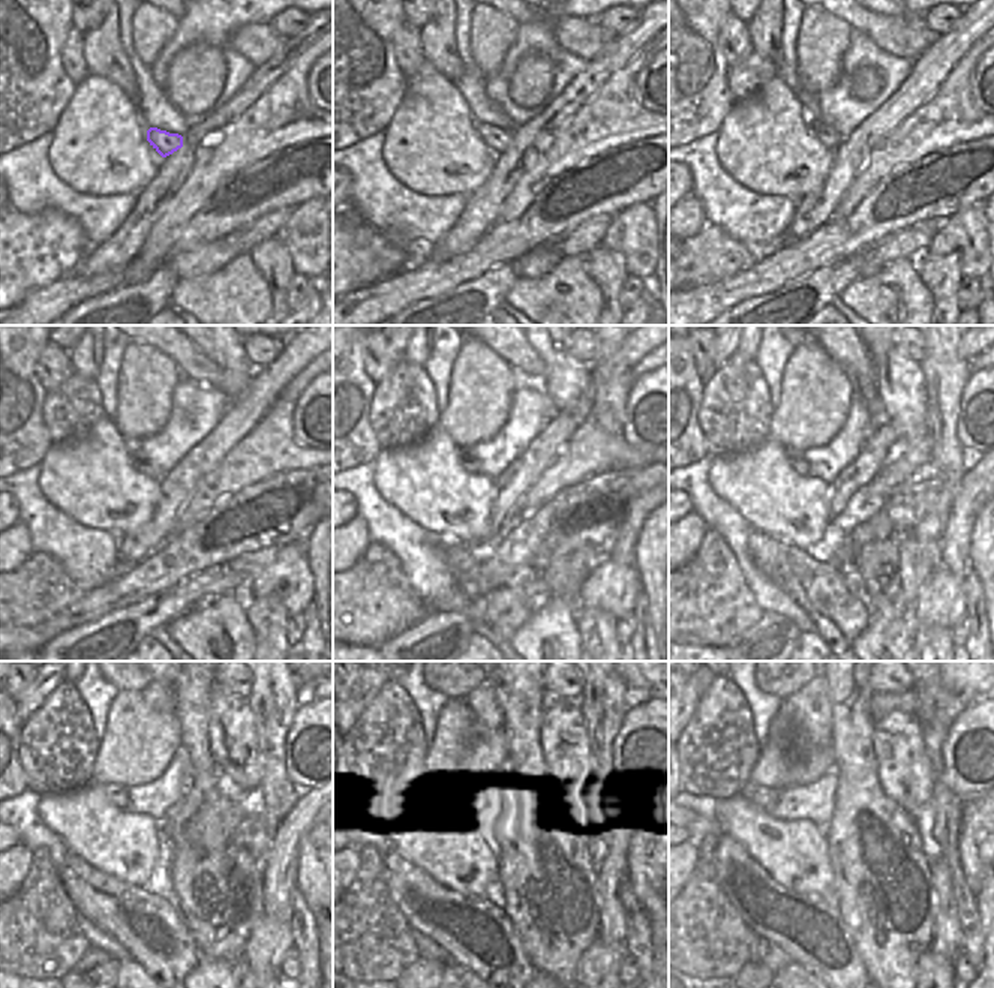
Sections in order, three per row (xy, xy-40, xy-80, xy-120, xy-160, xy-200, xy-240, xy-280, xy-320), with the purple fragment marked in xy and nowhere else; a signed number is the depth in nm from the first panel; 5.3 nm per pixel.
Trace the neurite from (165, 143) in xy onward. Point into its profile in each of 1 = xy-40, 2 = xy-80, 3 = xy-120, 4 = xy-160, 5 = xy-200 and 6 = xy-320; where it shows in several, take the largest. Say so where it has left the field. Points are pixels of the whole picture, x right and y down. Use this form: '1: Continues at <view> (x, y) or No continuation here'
1: Continues at xy-40 (498, 140)
2: Continues at xy-80 (825, 134)
3: Continues at xy-120 (138, 461)
4: Continues at xy-160 (470, 464)
5: Continues at xy-200 (796, 461)
6: Continues at xy-320 (763, 796).

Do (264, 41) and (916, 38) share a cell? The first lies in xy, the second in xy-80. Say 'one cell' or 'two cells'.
one cell

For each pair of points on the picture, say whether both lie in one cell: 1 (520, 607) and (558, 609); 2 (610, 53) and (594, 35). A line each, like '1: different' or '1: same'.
1: different
2: different

